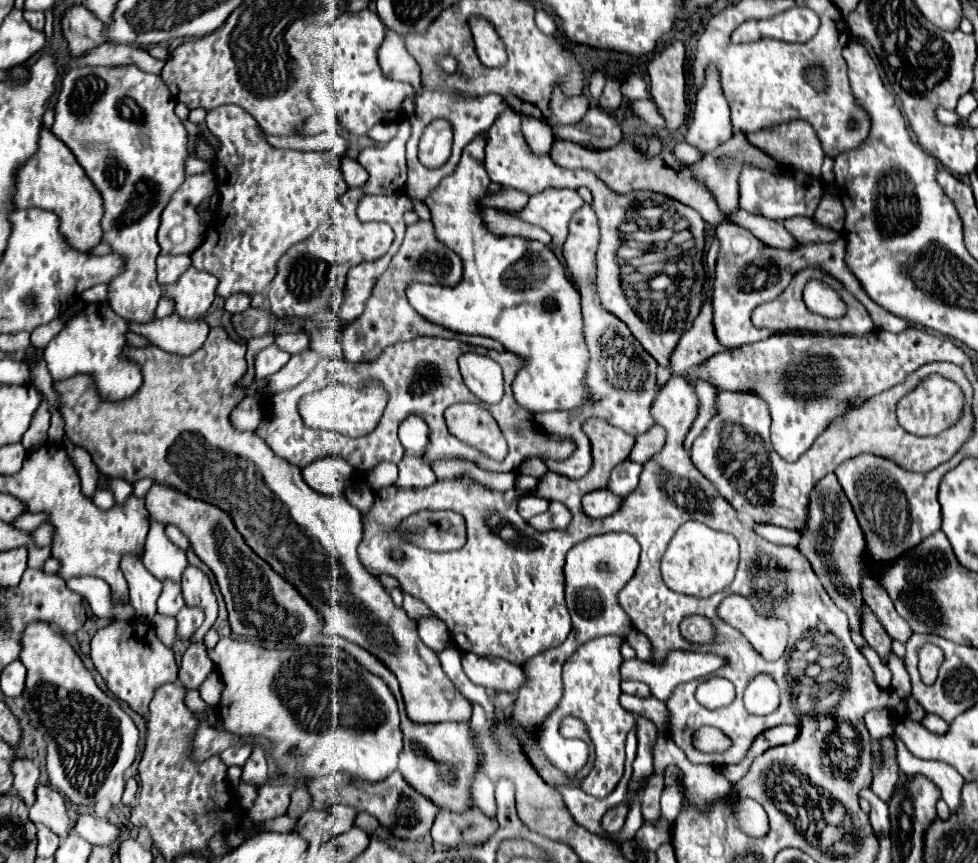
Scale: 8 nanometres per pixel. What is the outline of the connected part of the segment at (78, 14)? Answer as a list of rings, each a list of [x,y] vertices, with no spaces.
[[[75,6],[63,16],[63,34],[69,42],[73,58],[87,54],[89,50],[105,44],[105,24],[97,20],[85,6]]]

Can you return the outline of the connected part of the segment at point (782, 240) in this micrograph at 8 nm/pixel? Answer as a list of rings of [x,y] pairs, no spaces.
[[[739,208],[733,216],[729,216],[729,220],[745,230],[749,230],[753,236],[757,236],[763,244],[769,244],[773,248],[795,248],[797,242],[793,240],[793,236],[789,236],[789,232],[785,232],[785,226],[781,222],[769,220],[765,216],[759,214],[749,214],[743,208]]]

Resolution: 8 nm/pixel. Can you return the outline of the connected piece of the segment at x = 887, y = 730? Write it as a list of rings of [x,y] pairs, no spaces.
[[[867,712],[865,724],[867,724],[873,740],[881,740],[885,736],[891,736],[895,730],[895,722],[891,720],[889,712]]]

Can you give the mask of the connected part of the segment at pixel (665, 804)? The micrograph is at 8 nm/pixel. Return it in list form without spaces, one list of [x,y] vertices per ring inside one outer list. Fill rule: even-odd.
[[[678,784],[670,785],[669,792],[661,796],[660,806],[663,816],[673,822],[677,818],[677,814],[681,812],[681,800],[683,800],[682,787]]]

